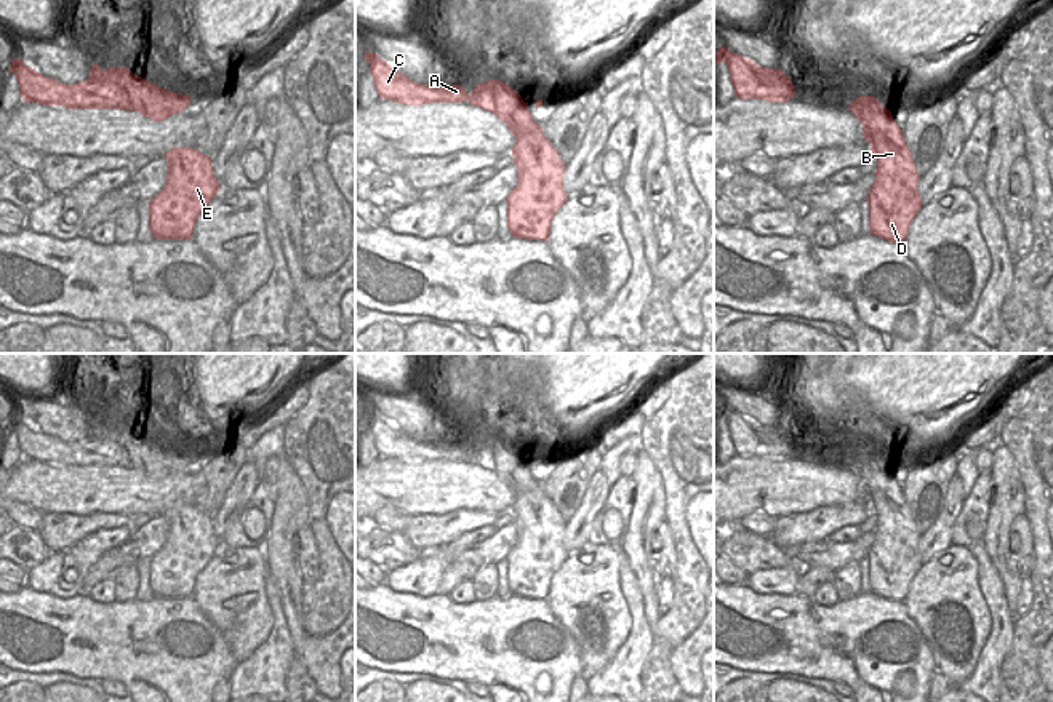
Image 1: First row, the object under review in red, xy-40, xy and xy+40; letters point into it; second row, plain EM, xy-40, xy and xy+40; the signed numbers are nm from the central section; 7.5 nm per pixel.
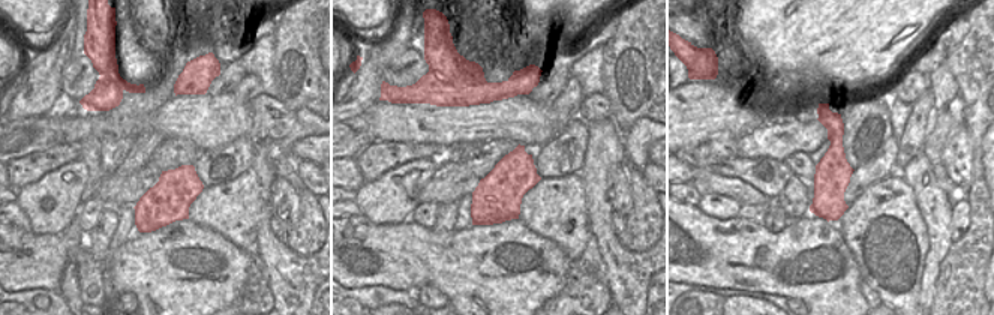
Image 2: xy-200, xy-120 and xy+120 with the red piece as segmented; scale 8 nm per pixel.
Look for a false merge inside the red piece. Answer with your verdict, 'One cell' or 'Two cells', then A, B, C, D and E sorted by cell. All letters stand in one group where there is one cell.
Two cells. Groups: A C / B D E.

